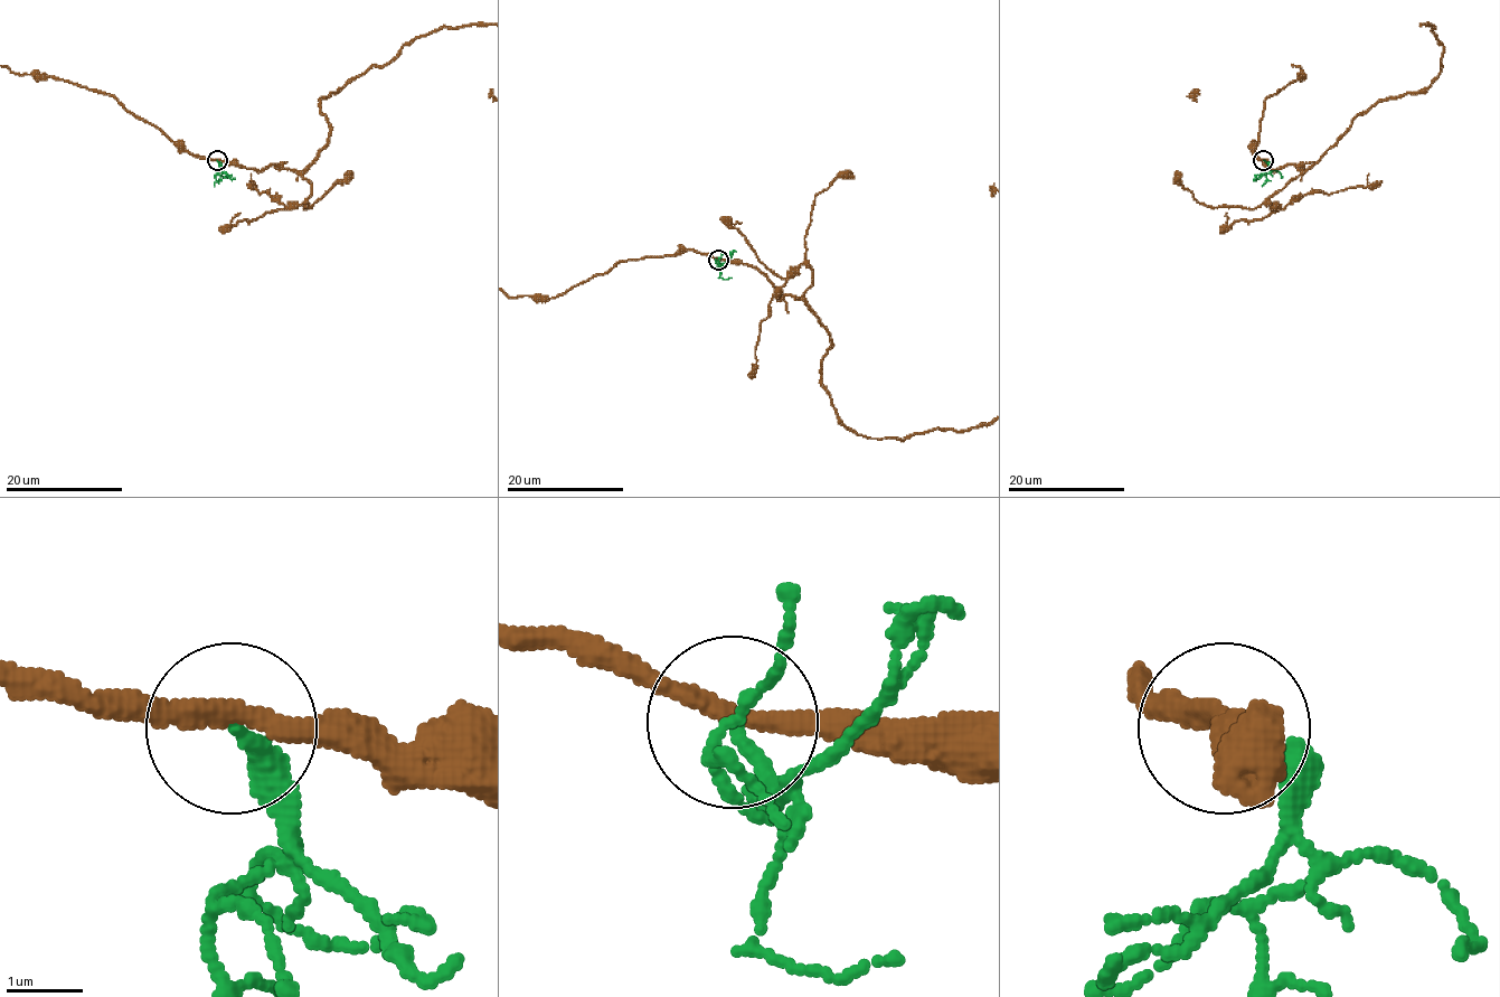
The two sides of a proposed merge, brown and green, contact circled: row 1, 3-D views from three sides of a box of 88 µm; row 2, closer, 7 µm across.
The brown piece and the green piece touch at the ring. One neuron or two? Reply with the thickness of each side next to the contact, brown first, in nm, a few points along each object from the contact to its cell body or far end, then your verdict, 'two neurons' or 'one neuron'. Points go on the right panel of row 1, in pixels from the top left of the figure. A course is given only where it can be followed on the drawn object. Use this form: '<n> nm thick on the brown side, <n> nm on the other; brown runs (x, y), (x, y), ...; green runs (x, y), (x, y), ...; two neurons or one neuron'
240 nm thick on the brown side, 170 nm on the other; green runs (1263, 160), (1271, 170), (1253, 180); two neurons

